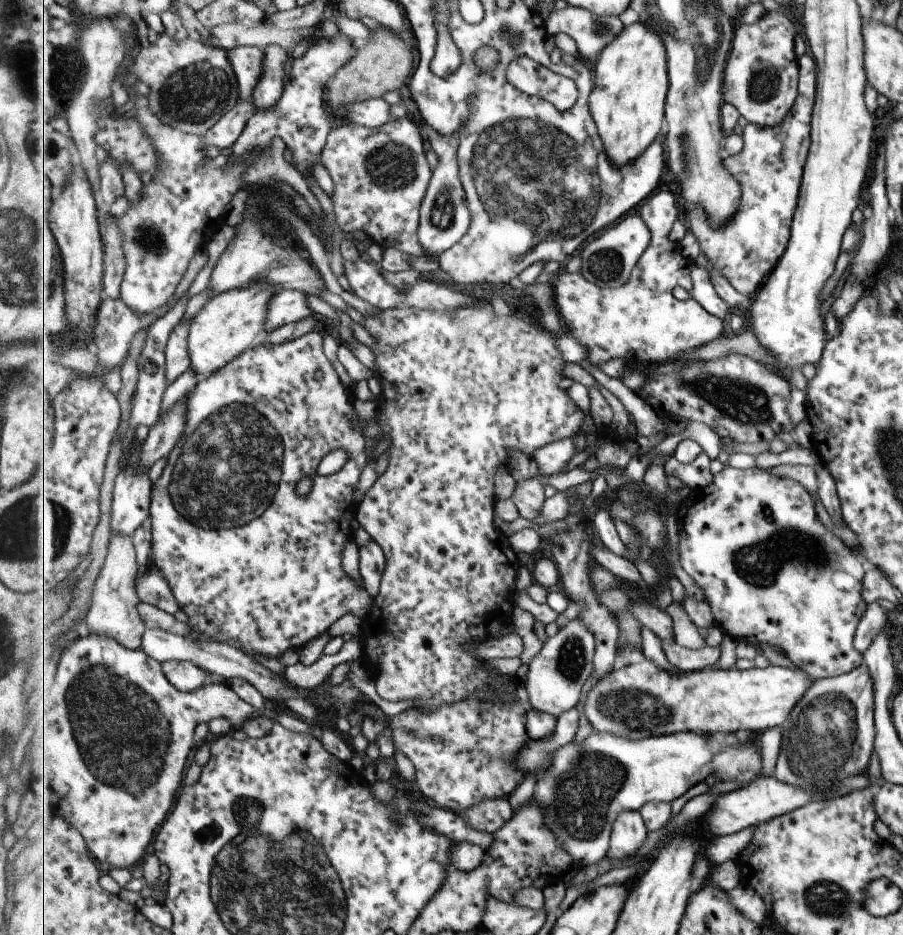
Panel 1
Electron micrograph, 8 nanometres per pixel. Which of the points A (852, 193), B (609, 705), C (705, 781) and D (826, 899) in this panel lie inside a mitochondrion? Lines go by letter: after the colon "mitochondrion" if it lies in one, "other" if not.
A: other
B: mitochondrion
C: other
D: mitochondrion

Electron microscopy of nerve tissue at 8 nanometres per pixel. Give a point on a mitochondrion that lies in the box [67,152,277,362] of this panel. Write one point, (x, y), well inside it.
(148, 237)

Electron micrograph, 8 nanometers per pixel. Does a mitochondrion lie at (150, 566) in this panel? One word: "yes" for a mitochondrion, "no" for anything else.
no

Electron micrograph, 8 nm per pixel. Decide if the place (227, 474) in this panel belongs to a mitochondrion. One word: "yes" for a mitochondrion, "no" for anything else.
yes

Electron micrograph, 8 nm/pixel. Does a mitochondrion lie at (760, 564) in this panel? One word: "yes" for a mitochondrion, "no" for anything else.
yes

